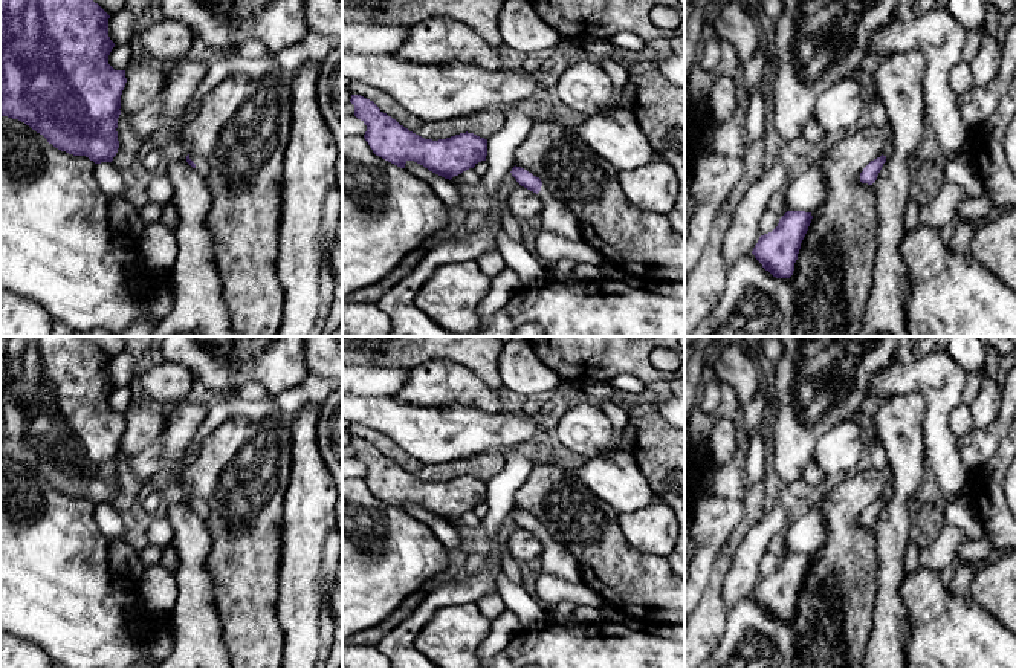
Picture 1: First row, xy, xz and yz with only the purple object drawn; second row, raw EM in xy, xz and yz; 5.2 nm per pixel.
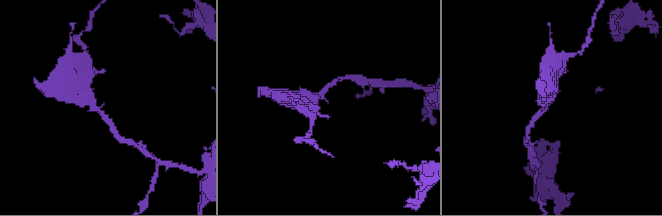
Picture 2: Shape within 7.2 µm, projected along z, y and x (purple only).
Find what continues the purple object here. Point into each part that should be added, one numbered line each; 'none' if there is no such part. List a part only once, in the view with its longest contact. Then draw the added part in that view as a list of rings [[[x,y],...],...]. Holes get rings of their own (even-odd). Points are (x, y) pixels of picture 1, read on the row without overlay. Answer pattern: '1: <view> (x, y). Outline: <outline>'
1: xy (202, 509). Outline: [[[189,497],[189,501],[196,506],[196,514],[199,517],[202,517],[202,518],[209,517],[209,507],[202,498]]]

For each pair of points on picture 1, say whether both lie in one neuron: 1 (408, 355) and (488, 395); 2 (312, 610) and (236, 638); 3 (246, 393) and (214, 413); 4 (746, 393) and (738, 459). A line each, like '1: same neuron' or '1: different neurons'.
1: different neurons
2: different neurons
3: different neurons
4: different neurons

